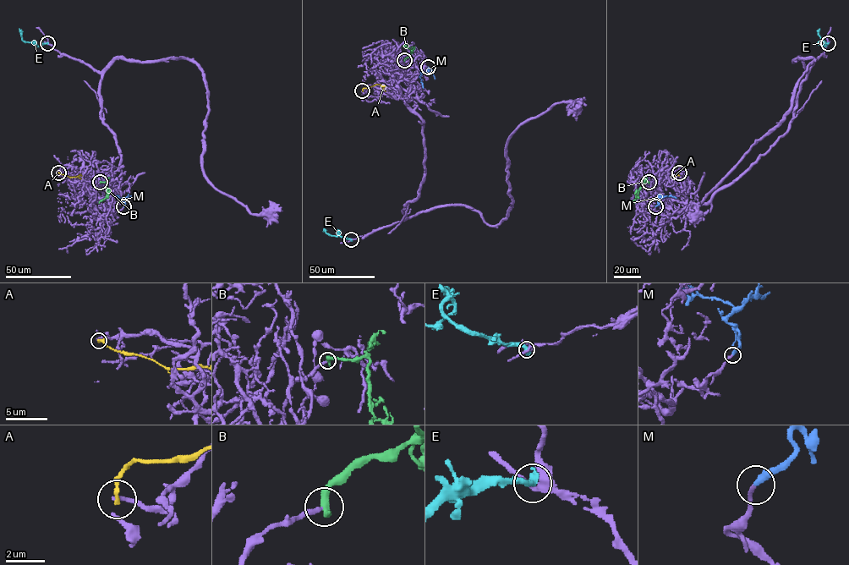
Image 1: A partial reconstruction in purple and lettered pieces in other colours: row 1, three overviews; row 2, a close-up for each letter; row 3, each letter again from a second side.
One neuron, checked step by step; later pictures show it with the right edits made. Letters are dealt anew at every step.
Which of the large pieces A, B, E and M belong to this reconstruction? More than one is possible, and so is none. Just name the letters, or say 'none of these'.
B, M

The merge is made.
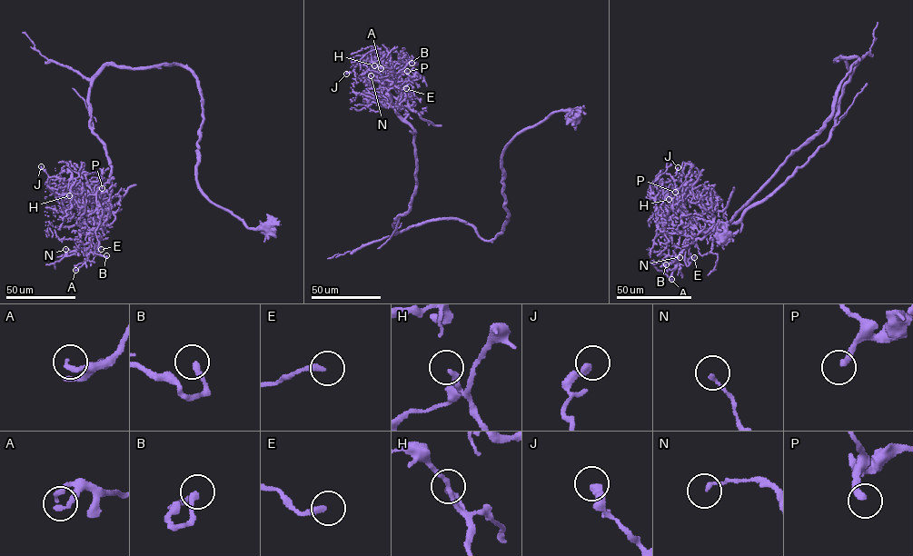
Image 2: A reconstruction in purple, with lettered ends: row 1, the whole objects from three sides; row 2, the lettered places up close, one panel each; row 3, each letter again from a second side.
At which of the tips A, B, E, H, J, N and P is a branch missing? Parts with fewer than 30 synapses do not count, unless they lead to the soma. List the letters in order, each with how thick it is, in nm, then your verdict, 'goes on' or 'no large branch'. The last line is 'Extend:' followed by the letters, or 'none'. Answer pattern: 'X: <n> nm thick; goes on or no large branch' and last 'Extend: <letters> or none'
A: 180 nm thick; no large branch
B: 240 nm thick; no large branch
E: 260 nm thick; no large branch
H: 260 nm thick; no large branch
J: 320 nm thick; no large branch
N: 150 nm thick; no large branch
P: 280 nm thick; no large branch
Extend: none

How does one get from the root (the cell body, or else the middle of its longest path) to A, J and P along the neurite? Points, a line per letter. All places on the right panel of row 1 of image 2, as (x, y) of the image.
A: (720, 234), (832, 115), (858, 58), (835, 60), (849, 78), (831, 137), (740, 219), (689, 243), (671, 279)
J: (720, 234), (832, 115), (858, 58), (835, 60), (849, 78), (831, 137), (739, 220), (690, 221), (678, 167)
P: (720, 234), (832, 115), (858, 58), (835, 60), (849, 78), (831, 137), (739, 220), (675, 192)

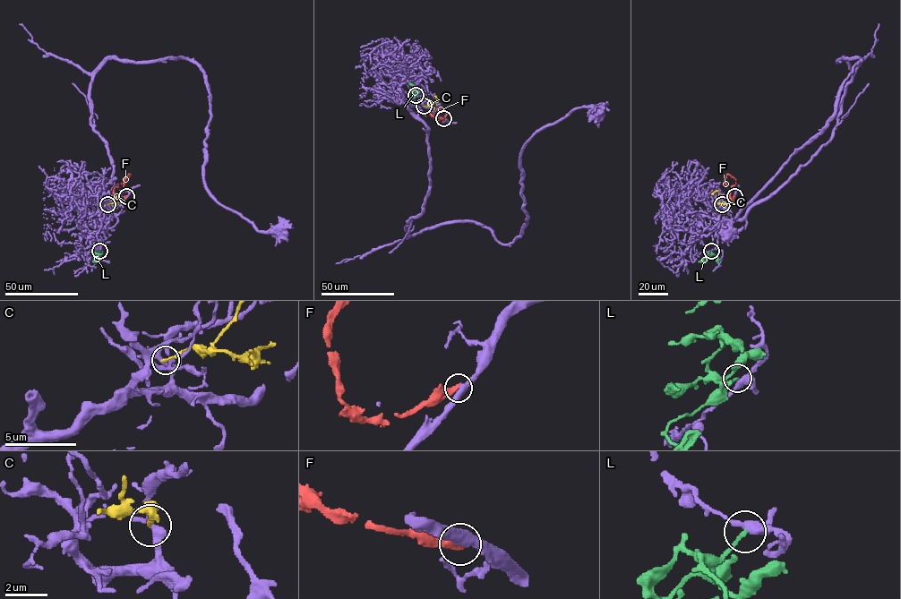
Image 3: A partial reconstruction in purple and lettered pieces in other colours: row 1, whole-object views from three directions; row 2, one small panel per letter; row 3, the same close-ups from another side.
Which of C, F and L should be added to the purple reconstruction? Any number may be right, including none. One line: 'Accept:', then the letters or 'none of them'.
Accept: none of them

